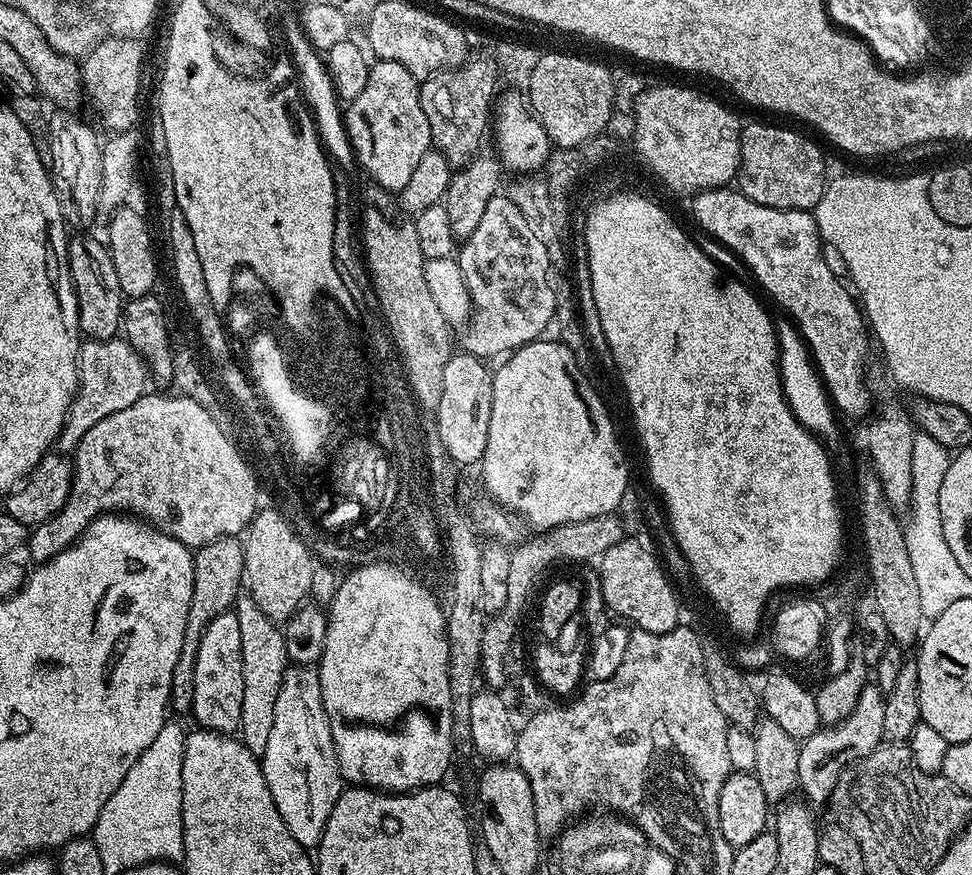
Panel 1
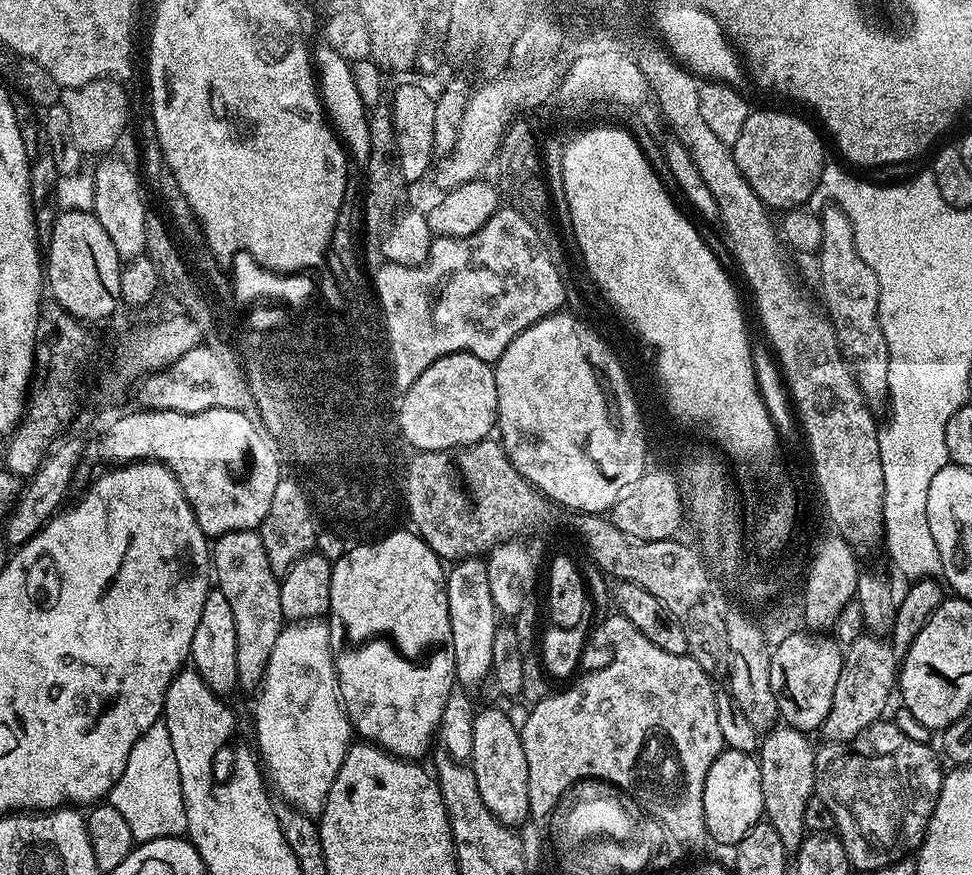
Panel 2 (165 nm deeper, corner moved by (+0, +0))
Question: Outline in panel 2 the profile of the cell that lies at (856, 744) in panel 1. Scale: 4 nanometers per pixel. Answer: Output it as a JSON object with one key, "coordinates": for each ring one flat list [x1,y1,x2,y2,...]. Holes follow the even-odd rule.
{"coordinates":[[861,634,847,645,838,690,834,690,834,706,830,706,830,714,822,725,822,732,830,739,840,740,836,742,852,740,887,713,884,711,892,700,892,692,894,696,898,688,898,652,886,641,879,635]]}

